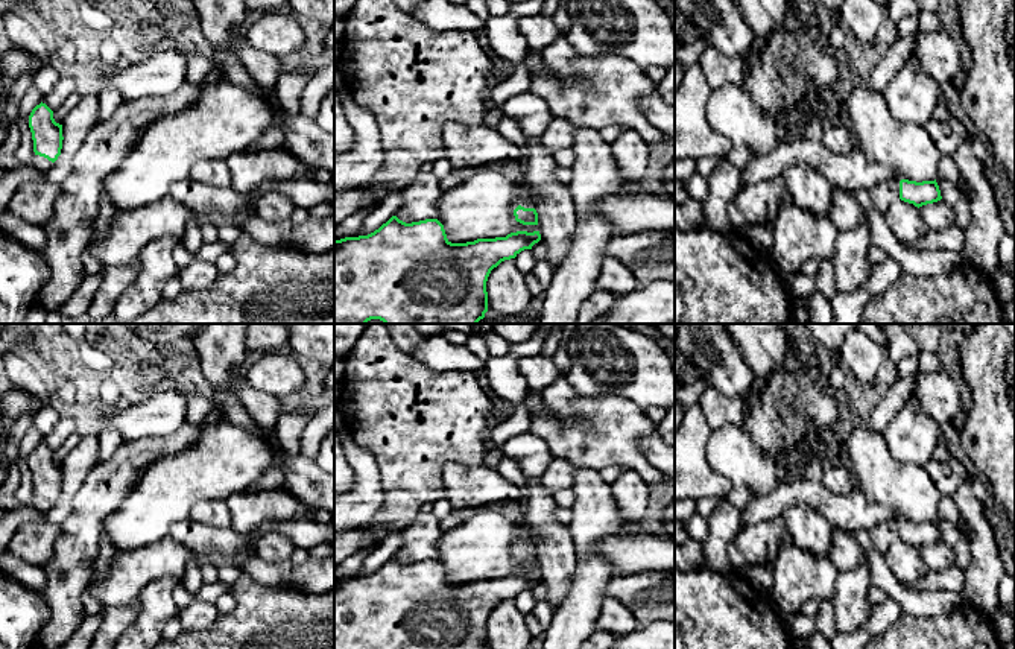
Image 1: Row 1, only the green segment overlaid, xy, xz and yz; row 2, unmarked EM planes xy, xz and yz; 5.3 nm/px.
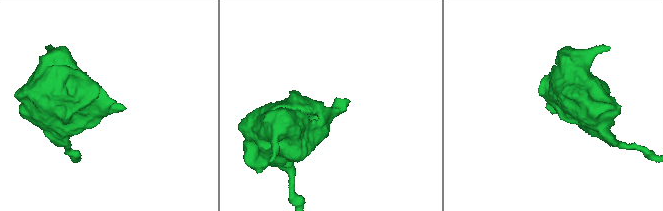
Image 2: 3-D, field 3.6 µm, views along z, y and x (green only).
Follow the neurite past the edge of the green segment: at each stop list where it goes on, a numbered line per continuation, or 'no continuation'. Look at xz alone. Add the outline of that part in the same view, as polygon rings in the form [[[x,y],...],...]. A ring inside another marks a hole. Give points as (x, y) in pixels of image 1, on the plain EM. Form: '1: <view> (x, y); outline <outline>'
1: xz (526, 538); outline [[[523,524],[517,535],[517,544],[524,549],[535,549],[536,543],[538,543],[536,535],[526,524]]]

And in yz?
1: yz (885, 534); outline [[[890,520],[880,523],[869,529],[871,540],[875,546],[875,549],[884,555],[889,546],[893,541],[900,540],[900,521],[898,520]]]

